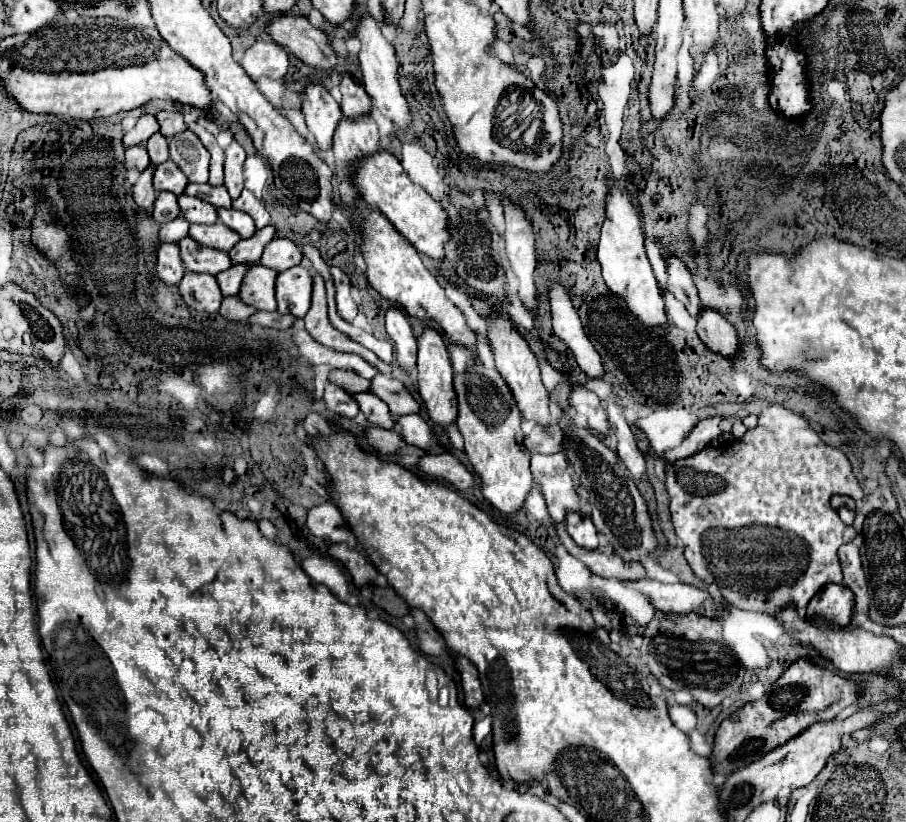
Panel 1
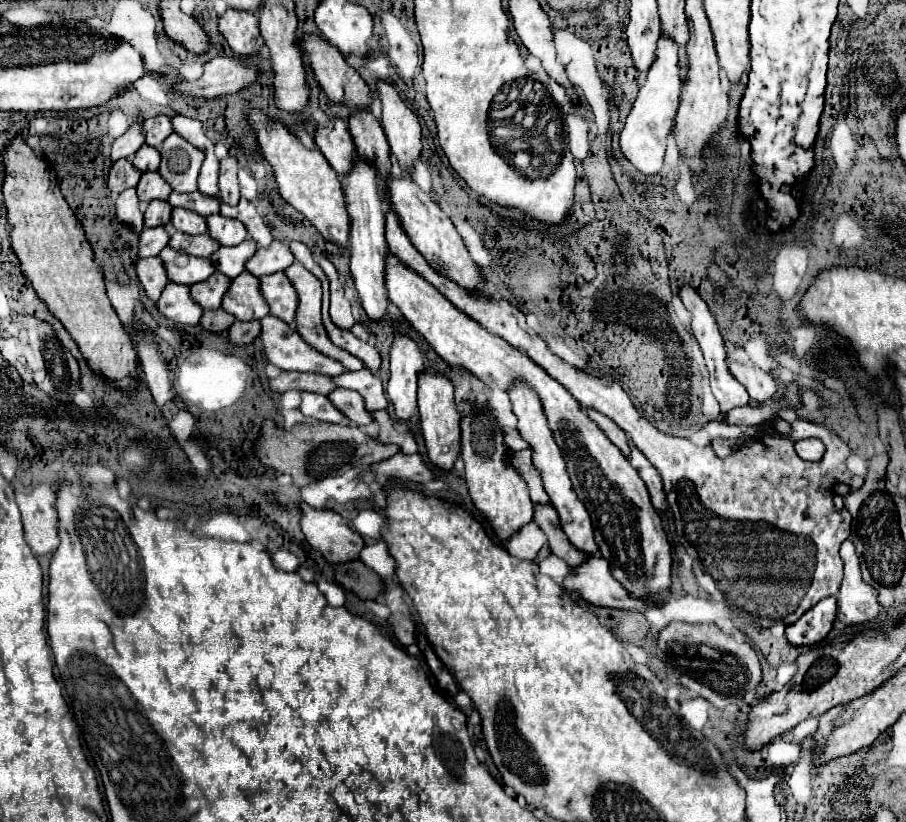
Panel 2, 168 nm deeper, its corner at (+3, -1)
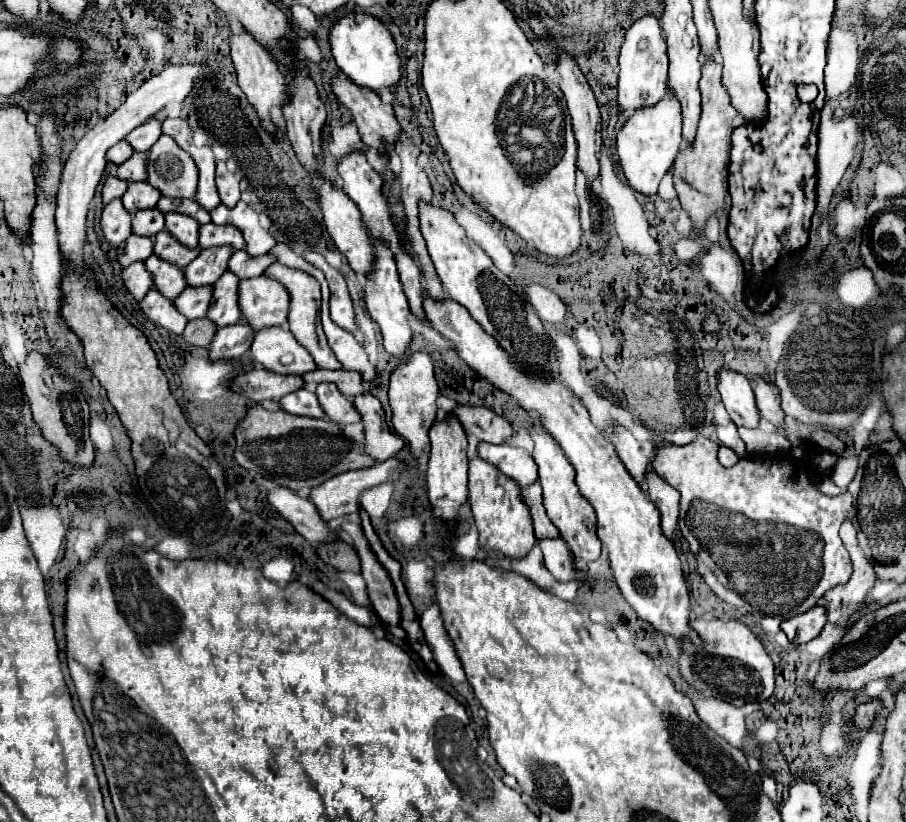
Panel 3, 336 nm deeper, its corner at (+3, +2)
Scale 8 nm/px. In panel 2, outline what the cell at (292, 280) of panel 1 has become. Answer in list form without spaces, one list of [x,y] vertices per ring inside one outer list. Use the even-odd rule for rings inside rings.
[[[285,272],[261,276],[261,292],[269,302],[271,314],[291,324],[297,312],[297,290],[287,280]]]

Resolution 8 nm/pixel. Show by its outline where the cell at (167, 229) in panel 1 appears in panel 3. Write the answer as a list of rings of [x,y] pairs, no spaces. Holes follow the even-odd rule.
[[[131,235],[125,243],[119,245],[117,249],[117,261],[127,267],[135,261],[145,261],[153,253],[153,241],[149,237],[139,237]]]

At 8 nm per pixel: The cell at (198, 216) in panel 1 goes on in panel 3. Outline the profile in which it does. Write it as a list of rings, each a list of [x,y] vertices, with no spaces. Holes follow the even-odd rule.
[[[165,213],[165,229],[175,237],[181,245],[195,249],[199,239],[199,223],[193,217],[181,213]]]

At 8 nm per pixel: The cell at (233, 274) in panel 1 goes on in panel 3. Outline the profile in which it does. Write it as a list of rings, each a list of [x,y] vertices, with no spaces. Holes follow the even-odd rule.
[[[187,287],[177,299],[173,299],[175,309],[185,315],[189,321],[205,317],[209,309],[211,287]]]

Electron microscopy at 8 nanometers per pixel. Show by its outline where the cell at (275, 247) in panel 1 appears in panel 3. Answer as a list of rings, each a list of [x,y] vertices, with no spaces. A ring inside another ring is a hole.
[[[233,251],[231,259],[229,259],[229,269],[233,275],[237,275],[239,279],[251,279],[261,275],[271,263],[273,263],[273,255],[261,255],[261,257],[251,257],[245,251]]]

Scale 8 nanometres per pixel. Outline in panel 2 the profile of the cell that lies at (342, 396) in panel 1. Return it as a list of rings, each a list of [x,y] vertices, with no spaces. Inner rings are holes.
[[[303,392],[301,394],[303,402],[301,402],[301,412],[307,418],[315,418],[321,422],[343,422],[345,416],[341,416],[341,412],[337,412],[337,408],[333,408],[333,404],[329,404],[329,398],[323,394],[315,394],[315,392]]]

